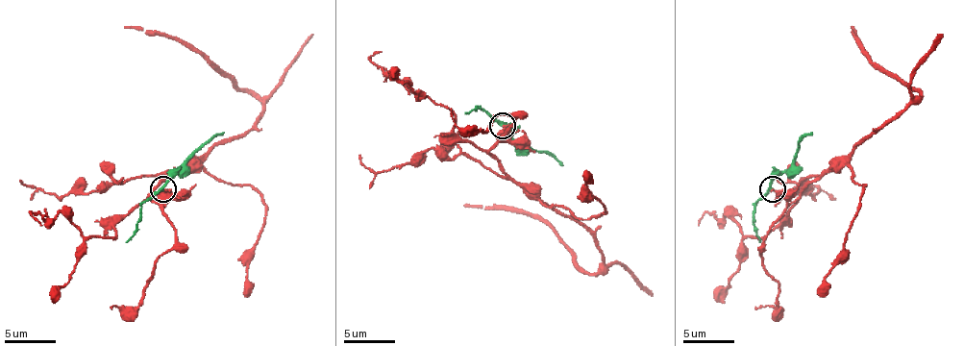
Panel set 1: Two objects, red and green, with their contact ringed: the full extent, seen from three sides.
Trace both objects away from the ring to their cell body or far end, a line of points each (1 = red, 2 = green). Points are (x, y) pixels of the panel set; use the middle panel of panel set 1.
1: (503, 124), (506, 140), (490, 153), (508, 176), (580, 223), (601, 266), (588, 274), (526, 212), (464, 205)
2: (503, 124), (521, 145), (547, 150), (562, 165)

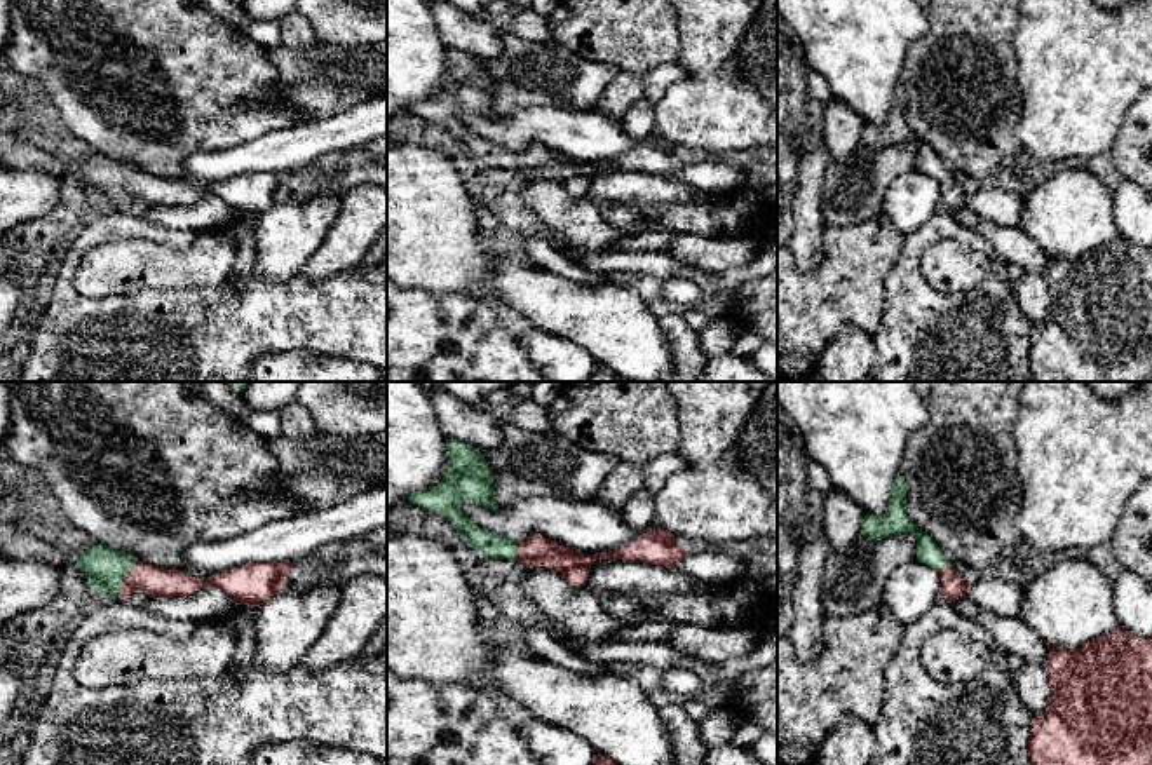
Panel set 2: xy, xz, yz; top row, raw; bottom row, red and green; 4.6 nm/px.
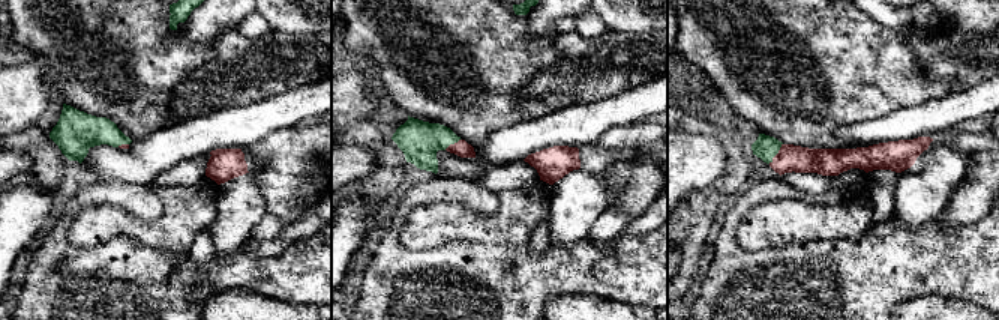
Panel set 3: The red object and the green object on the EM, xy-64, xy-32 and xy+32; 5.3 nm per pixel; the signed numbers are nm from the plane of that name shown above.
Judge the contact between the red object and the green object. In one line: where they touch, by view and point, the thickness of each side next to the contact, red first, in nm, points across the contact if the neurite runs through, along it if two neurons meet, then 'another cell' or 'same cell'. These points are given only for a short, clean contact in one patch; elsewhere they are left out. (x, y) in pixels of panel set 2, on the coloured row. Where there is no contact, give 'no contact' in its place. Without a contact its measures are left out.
meets red in xy at (124, 579); 140 nm thick on the red side, 200 nm on the other; another cell

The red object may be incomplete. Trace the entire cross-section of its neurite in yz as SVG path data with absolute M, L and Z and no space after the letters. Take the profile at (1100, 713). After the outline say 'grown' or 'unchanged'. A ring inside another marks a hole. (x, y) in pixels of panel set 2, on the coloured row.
M1117 626L1105 638L1096 638L1075 650L1065 650L1047 645L1047 662L1044 666L1049 687L1049 706L1032 720L1028 756L1030 765L1152 765L1152 638L1142 638Z; unchanged

